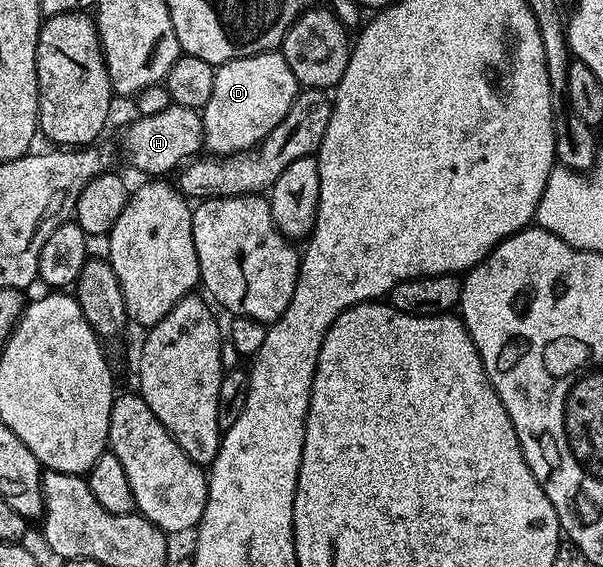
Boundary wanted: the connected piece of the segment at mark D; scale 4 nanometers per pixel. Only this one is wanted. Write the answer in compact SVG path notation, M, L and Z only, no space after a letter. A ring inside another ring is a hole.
M269 51L255 53L238 59L230 59L224 65L215 66L214 91L210 94L210 103L202 111L204 118L204 149L212 155L229 153L245 153L254 149L282 119L286 119L286 111L294 103L298 92L298 82L294 71L290 71L290 63L286 63L283 52Z

